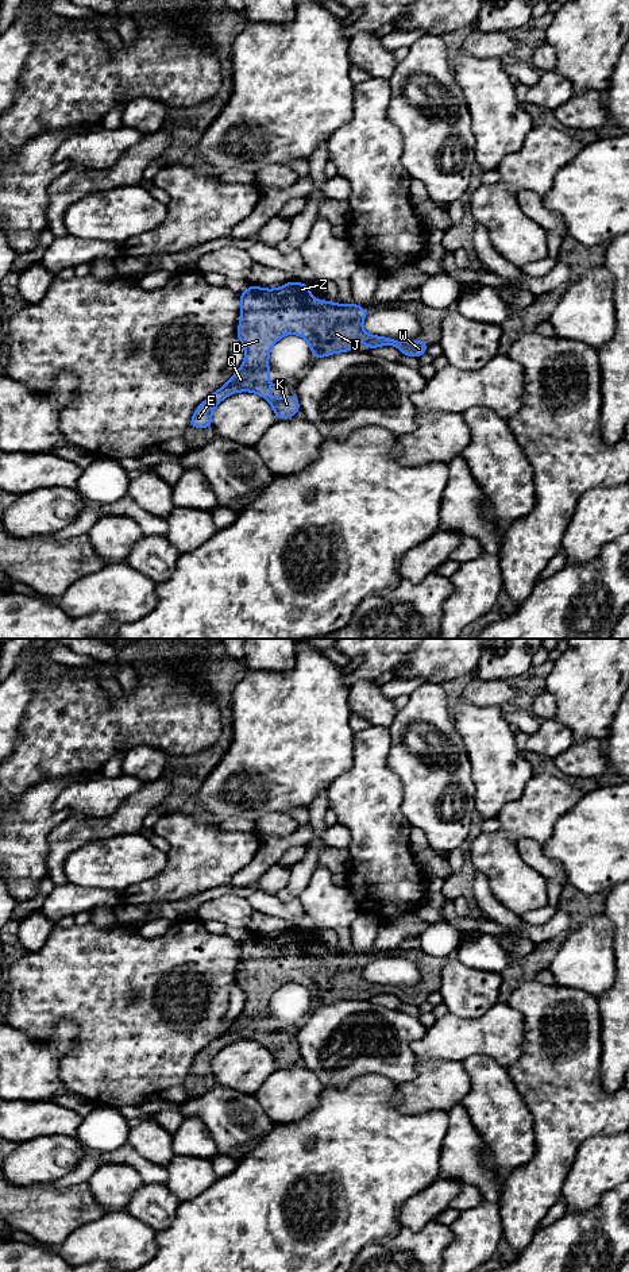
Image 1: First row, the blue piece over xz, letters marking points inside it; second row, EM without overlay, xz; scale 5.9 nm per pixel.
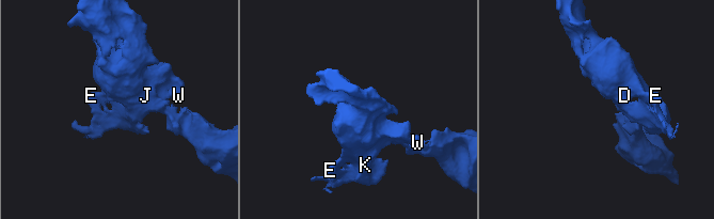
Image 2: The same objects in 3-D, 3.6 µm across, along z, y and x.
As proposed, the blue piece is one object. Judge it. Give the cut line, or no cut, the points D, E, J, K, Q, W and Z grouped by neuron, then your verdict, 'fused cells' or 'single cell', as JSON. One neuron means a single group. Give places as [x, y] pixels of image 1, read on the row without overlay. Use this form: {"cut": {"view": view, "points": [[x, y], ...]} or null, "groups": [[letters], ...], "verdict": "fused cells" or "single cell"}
{"cut": null, "groups": [["D", "E", "J", "K", "Q", "W", "Z"]], "verdict": "single cell"}

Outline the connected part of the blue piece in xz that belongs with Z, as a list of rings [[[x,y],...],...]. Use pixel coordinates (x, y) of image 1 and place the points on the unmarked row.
[[[289,929],[278,937],[250,933],[239,943],[242,970],[236,982],[246,997],[244,1009],[225,1033],[197,1055],[189,1075],[211,1076],[212,1059],[236,1040],[254,1040],[263,1045],[273,1055],[277,1068],[297,1063],[297,1041],[294,1045],[269,1044],[270,1034],[282,1034],[269,1028],[269,1001],[277,988],[289,982],[302,984],[309,991],[313,1007],[350,1001],[356,988],[362,988],[368,998],[394,994],[408,1005],[427,1002],[429,994],[422,988],[398,990],[364,980],[364,955],[316,948],[310,941],[309,933]]]

